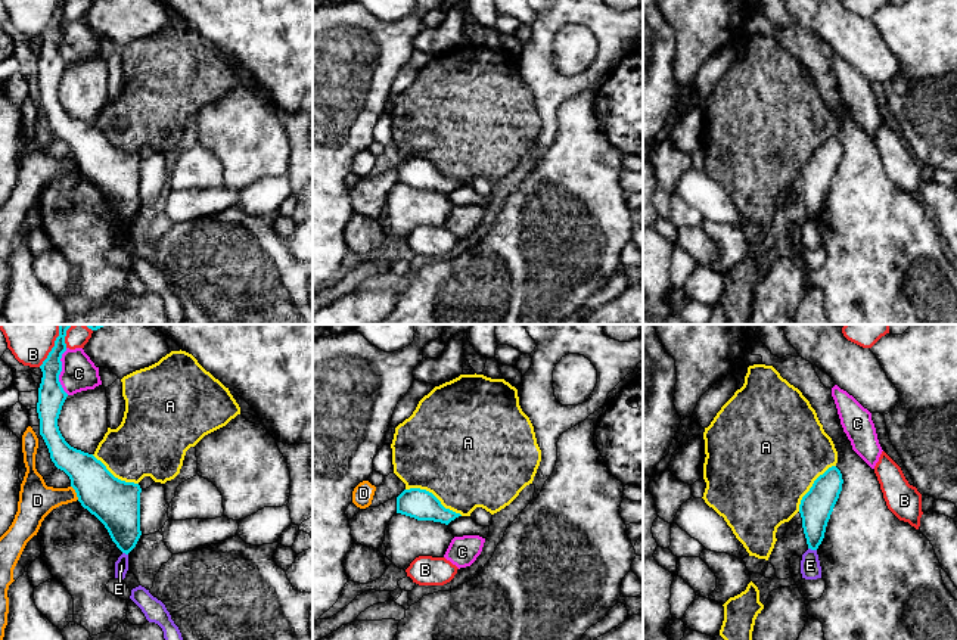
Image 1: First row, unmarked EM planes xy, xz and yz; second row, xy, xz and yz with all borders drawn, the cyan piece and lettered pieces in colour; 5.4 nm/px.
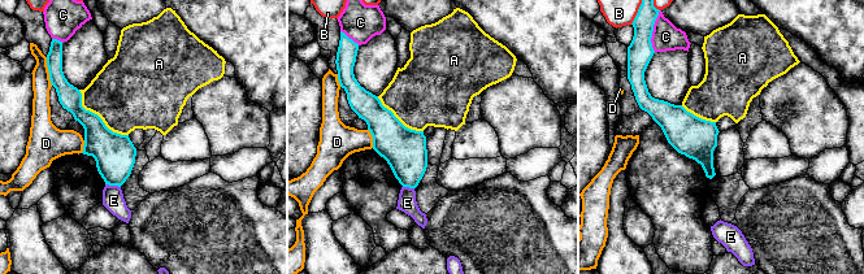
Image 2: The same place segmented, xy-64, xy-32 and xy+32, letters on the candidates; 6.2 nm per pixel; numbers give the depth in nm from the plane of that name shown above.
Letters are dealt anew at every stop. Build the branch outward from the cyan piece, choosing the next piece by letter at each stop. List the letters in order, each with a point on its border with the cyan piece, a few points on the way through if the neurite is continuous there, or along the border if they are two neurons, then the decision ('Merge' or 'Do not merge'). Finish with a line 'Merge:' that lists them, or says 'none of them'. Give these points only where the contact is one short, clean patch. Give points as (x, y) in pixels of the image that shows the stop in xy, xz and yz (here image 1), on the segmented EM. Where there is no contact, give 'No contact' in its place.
A: Touches cyan at xz (434, 496). Do not merge
B: Touches cyan at xy (55, 345). Do not merge
C: Touches cyan at xy (61, 370). Boundary: xy (65, 348), (61, 357), (59, 384), (68, 394). Do not merge
D: Touches cyan at xy (75, 491). Do not merge
E: Touches cyan at yz (813, 549). Boundary: yz (808, 547), (816, 550). Do not merge
Merge: none of them

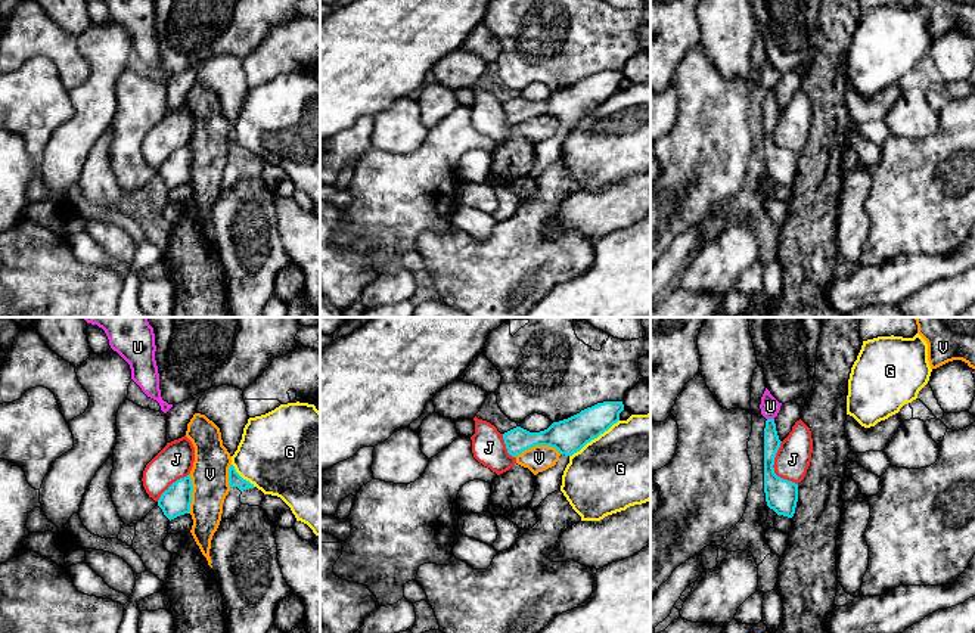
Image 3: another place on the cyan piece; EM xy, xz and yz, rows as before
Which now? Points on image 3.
G: Touches cyan at xz (593, 438). Merge
J: Touches cyan at yz (773, 468). Boundary: yz (782, 441), (775, 458), (773, 471), (797, 484). Do not merge
U: Touches cyan at yz (770, 419). Do not merge
V: Touches cyan at xz (537, 444). Do not merge
Merge: G

